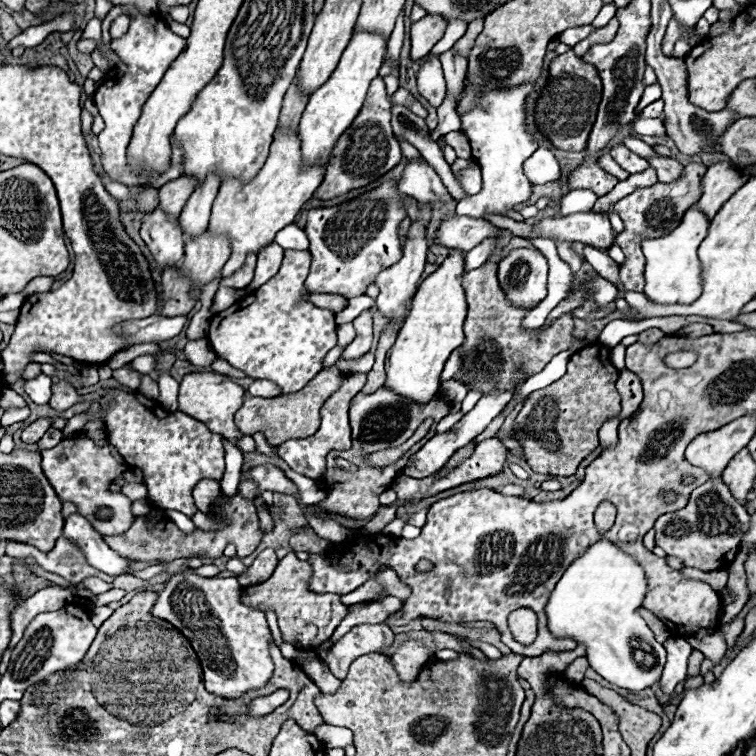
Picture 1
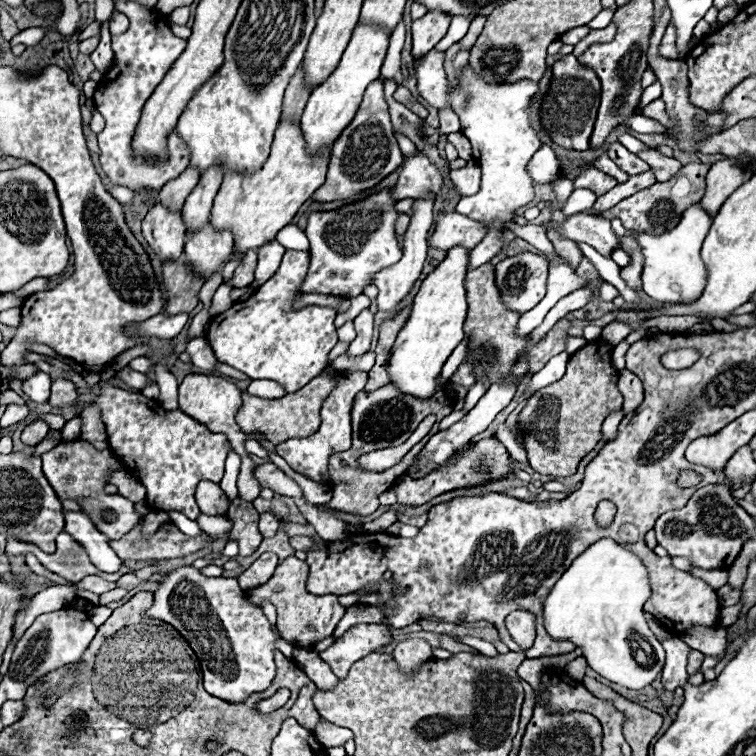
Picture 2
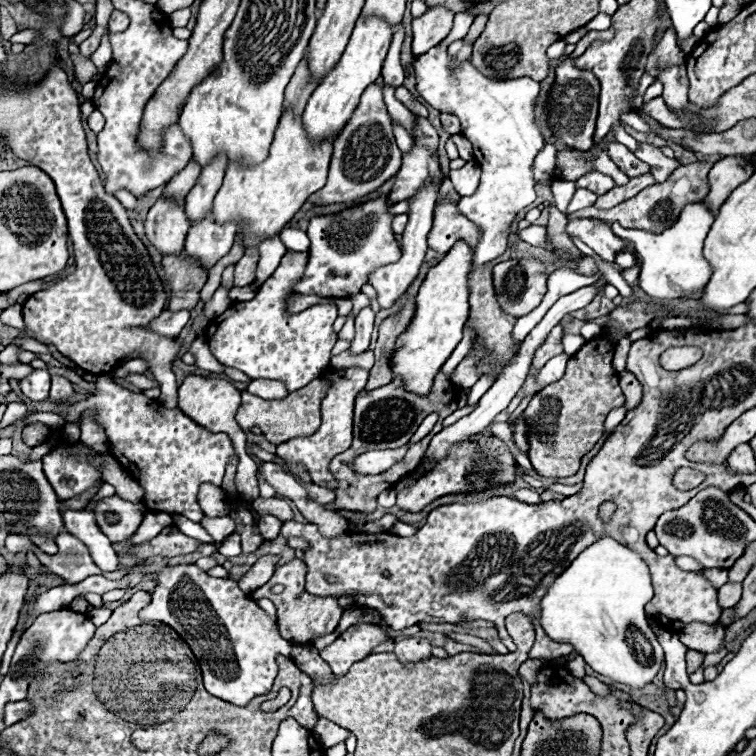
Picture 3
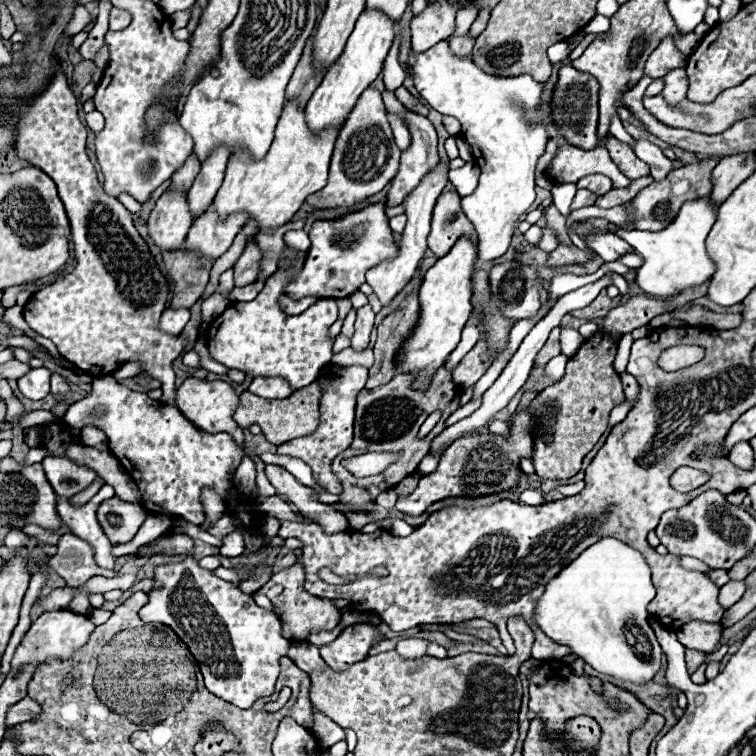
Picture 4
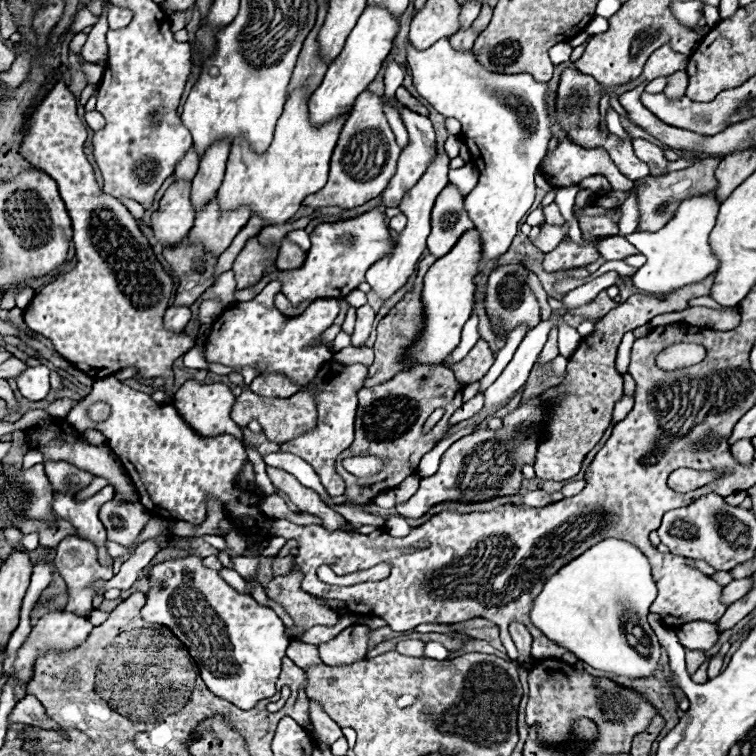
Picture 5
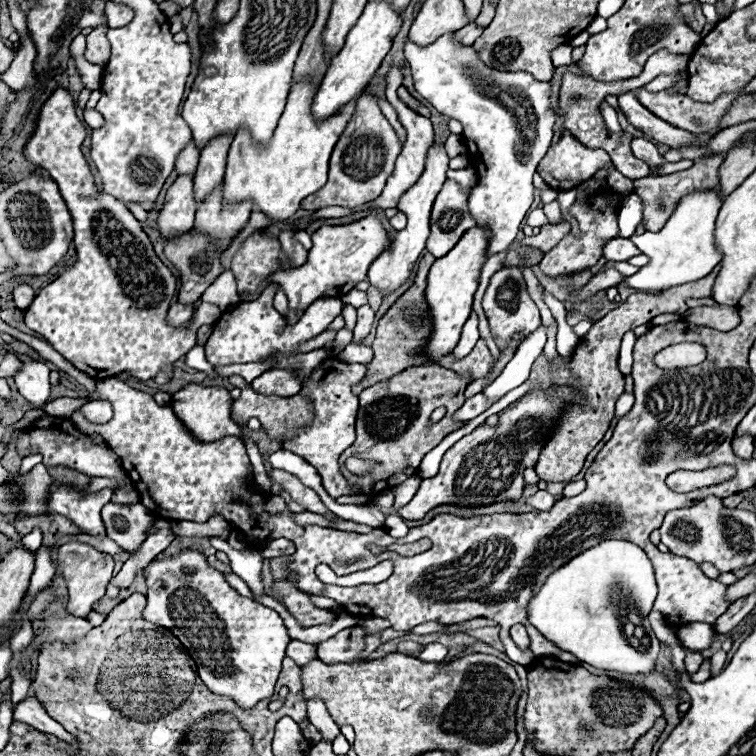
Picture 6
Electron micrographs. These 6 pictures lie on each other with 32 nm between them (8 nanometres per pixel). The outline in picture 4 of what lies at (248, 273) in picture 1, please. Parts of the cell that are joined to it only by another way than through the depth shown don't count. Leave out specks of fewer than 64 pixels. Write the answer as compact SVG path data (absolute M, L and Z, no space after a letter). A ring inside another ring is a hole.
M248 244L244 254L238 258L238 262L234 264L234 282L238 288L252 284L258 280L258 268L260 268L260 260L262 260L262 252L256 244Z

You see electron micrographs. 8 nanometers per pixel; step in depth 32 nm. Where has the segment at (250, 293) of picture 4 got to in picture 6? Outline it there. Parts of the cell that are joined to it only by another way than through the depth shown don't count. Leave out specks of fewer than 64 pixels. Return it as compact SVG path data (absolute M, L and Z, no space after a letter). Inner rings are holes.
M372 212L356 222L340 224L340 226L320 226L312 234L312 248L308 250L308 262L296 270L276 272L266 280L278 282L284 294L290 300L290 314L286 314L288 322L300 318L314 300L318 298L342 298L346 296L358 282L366 280L366 270L370 264L390 248L390 240L382 226L380 212Z

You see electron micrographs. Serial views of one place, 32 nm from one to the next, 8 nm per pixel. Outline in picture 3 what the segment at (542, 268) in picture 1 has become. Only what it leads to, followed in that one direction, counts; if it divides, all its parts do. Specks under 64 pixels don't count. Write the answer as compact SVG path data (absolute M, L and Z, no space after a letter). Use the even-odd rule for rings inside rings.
M510 258L492 268L494 288L500 306L508 314L532 312L546 294L546 264L538 258Z

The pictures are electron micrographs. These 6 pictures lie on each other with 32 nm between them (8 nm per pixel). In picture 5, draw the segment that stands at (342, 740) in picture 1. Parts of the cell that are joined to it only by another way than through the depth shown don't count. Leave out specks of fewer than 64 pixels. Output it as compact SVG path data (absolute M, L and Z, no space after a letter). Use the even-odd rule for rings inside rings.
M310 702L310 718L312 718L312 726L314 732L318 734L318 742L332 746L338 738L342 738L342 728L328 718L328 714L320 708L320 704Z

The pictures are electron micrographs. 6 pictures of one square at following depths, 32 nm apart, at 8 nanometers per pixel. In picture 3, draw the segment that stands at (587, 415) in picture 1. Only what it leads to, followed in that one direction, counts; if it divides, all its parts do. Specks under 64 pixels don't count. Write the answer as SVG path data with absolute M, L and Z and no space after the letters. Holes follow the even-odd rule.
M604 334L588 340L566 366L562 380L534 394L528 408L522 412L528 424L528 458L540 476L568 478L580 468L580 458L586 456L604 434L604 420L610 410L624 404L618 386L618 372L612 368L614 344Z

